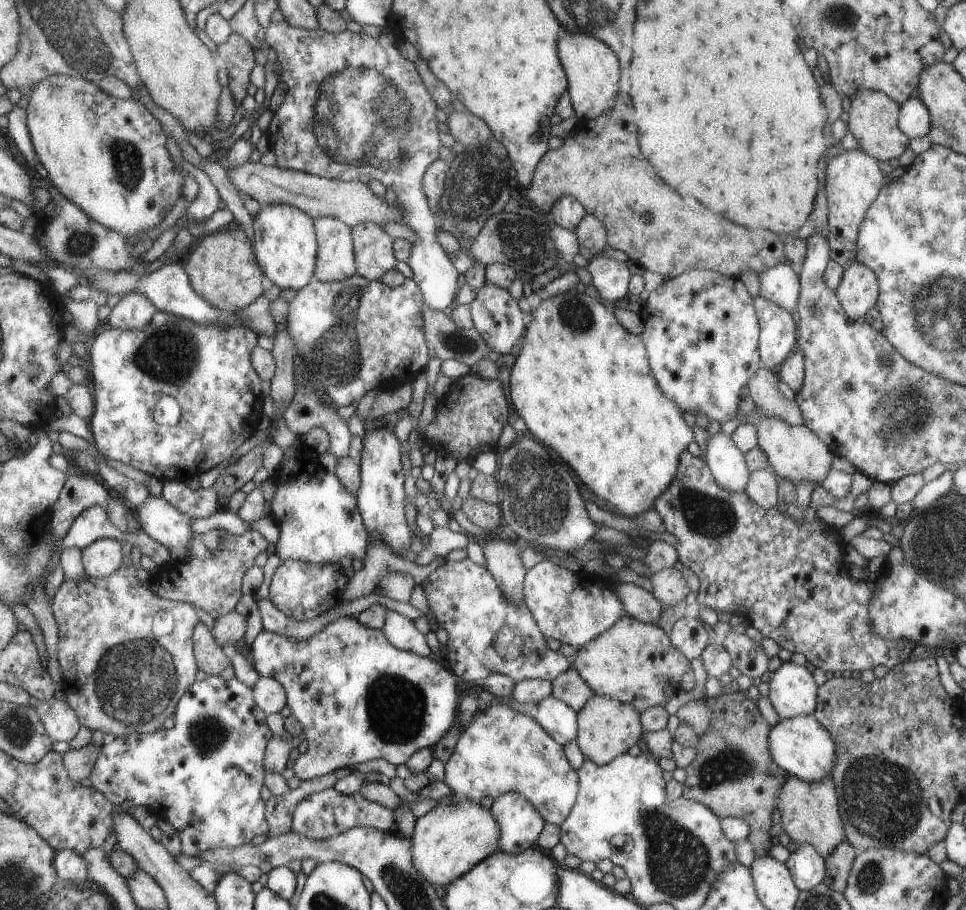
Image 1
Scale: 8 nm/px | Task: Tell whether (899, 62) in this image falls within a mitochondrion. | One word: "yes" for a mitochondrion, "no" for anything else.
no

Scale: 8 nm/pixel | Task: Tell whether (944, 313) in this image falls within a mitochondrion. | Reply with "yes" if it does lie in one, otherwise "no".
yes

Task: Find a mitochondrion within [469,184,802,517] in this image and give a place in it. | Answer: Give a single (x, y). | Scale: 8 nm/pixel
(521, 240)

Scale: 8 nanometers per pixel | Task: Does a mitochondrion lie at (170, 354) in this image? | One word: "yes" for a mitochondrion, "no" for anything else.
yes

